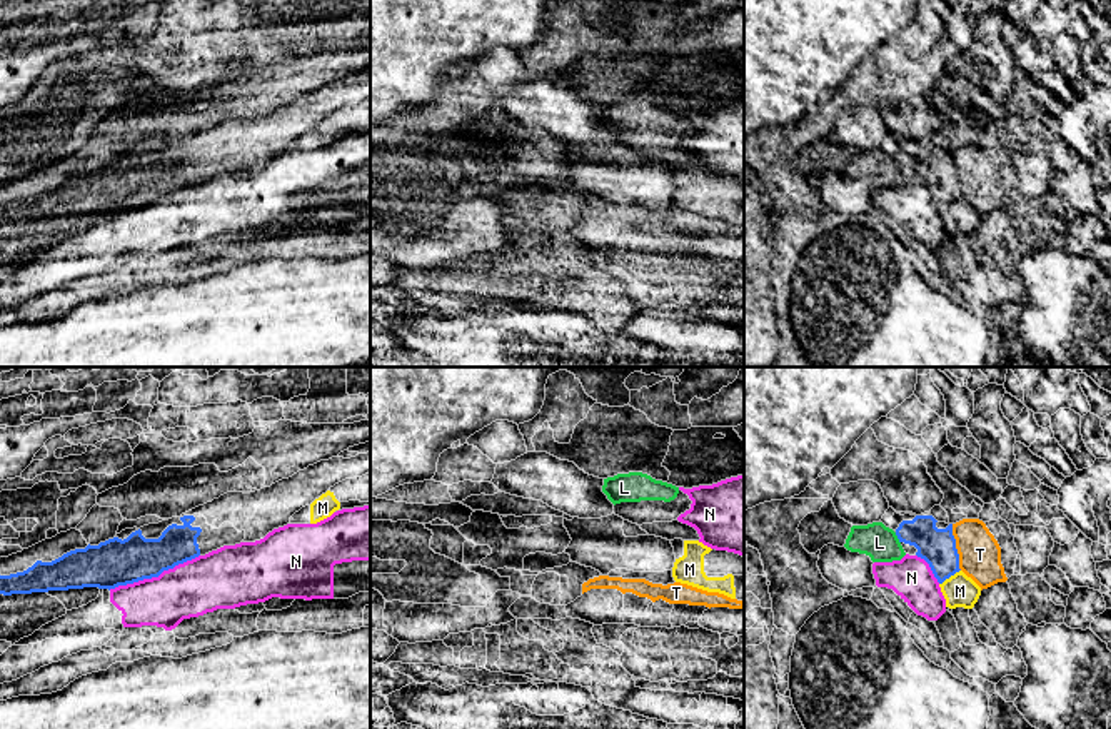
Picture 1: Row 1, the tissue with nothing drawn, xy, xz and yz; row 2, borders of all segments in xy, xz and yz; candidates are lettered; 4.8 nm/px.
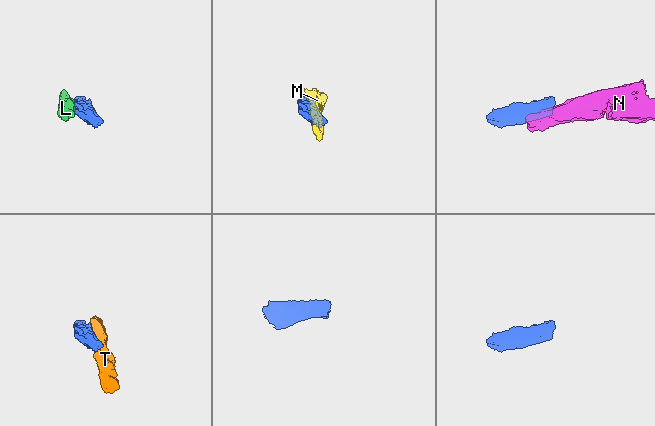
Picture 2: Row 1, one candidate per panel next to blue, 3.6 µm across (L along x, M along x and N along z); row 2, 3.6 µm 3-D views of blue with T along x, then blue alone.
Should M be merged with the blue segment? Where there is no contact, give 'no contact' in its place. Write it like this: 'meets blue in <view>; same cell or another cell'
meets blue in yz; another cell

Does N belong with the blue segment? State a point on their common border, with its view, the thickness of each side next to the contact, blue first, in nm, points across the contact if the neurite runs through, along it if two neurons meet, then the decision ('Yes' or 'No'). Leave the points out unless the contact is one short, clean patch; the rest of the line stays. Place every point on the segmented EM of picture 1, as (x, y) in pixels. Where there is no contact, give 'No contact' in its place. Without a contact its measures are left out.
Touches blue at xy (154, 576). Thickness 220 nm (blue) against 280 nm. No

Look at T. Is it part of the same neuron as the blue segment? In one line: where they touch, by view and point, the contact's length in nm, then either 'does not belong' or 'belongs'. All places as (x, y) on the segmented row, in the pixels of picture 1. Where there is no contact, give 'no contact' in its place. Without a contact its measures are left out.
meets blue in yz at (955, 548); contact 220 nm long; does not belong

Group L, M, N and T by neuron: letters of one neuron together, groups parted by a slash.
L / M / N / T

